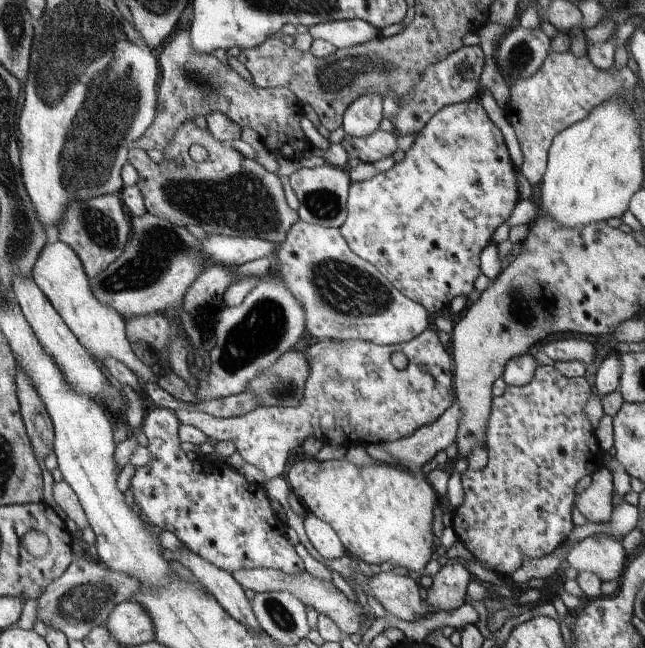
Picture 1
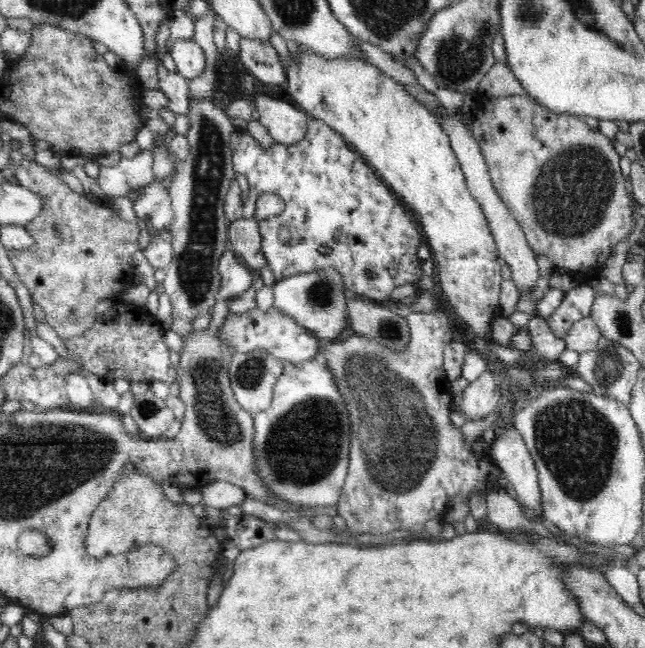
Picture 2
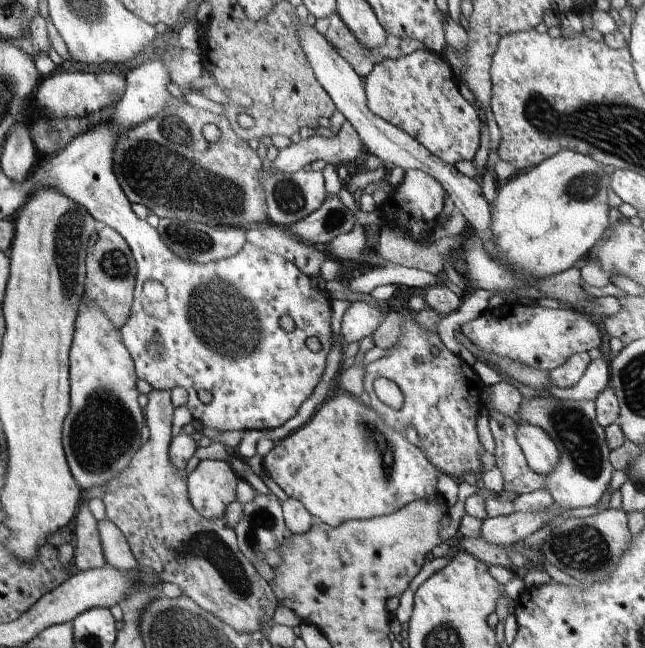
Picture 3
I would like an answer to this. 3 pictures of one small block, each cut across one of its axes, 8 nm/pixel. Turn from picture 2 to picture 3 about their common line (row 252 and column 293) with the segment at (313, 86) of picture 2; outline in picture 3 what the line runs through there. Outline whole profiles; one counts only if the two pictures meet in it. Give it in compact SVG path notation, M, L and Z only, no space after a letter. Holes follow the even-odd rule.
M331 394L307 424L275 442L275 448L263 458L263 470L289 498L299 500L313 518L333 528L349 520L391 516L409 502L439 500L435 488L437 468L423 452L407 442L405 434L397 434L383 422L383 416L377 416L373 408L363 406L363 402L351 394Z

